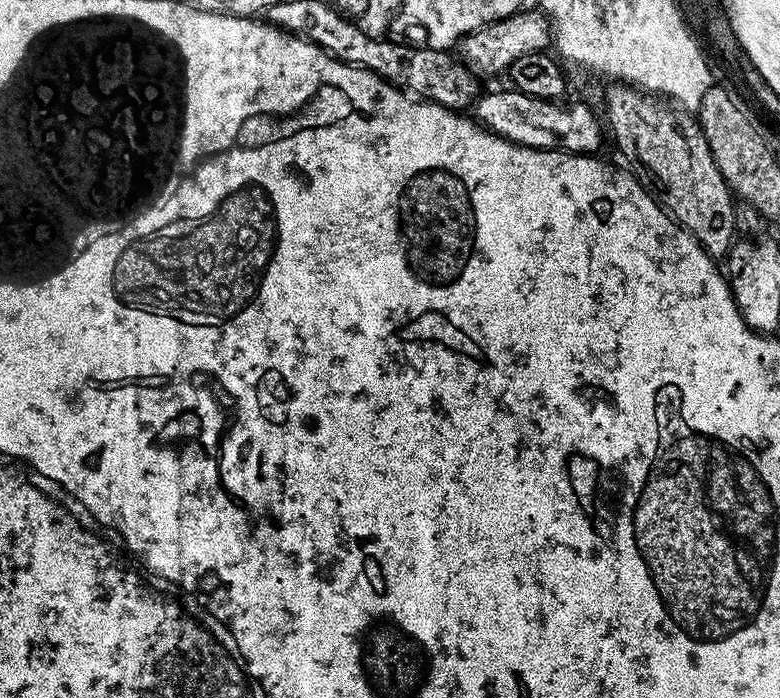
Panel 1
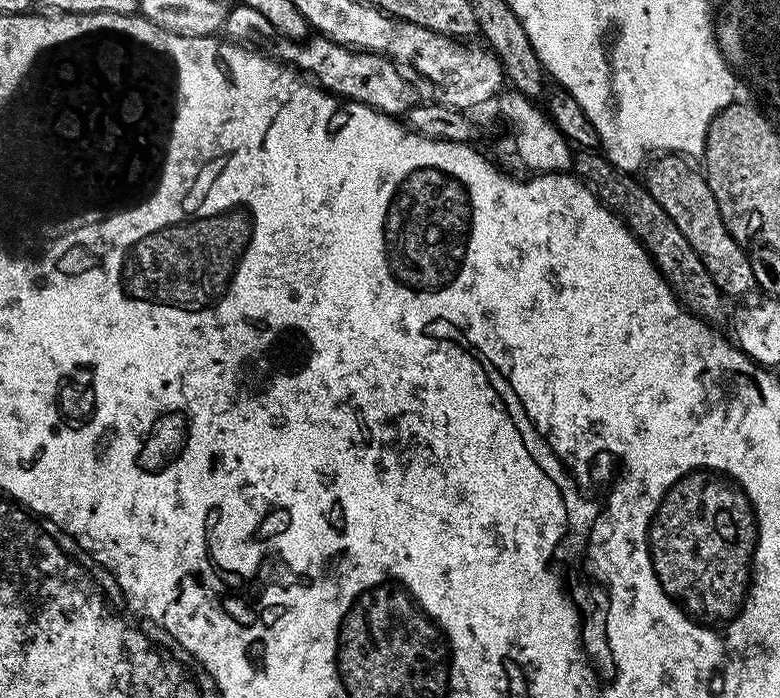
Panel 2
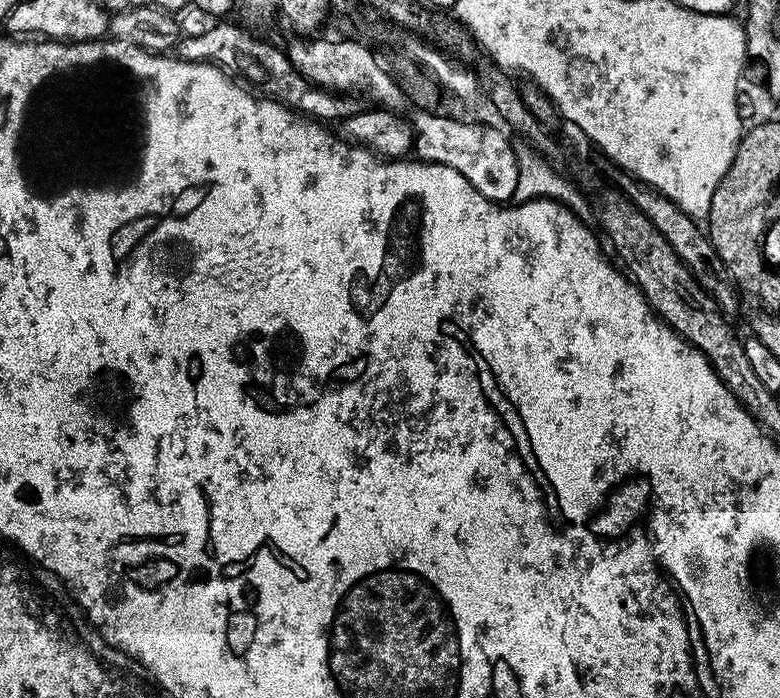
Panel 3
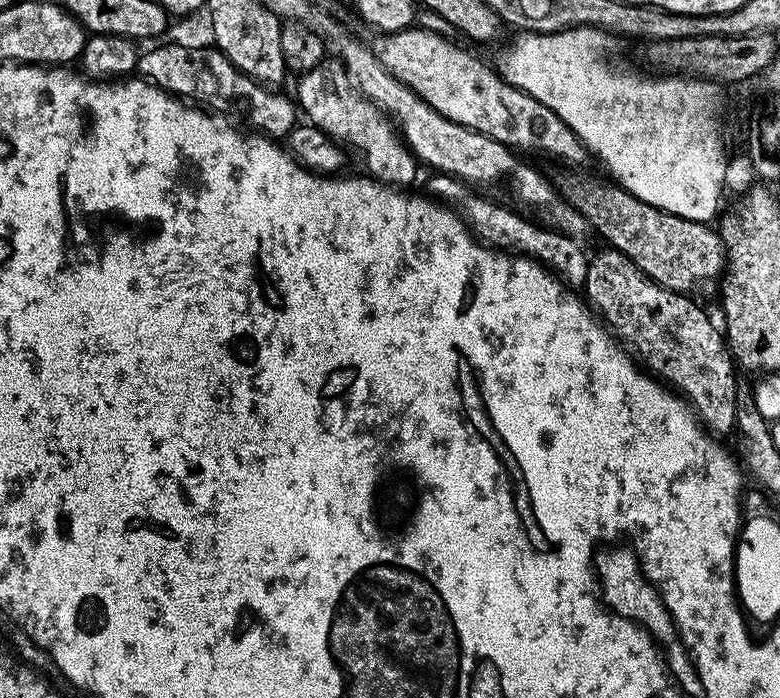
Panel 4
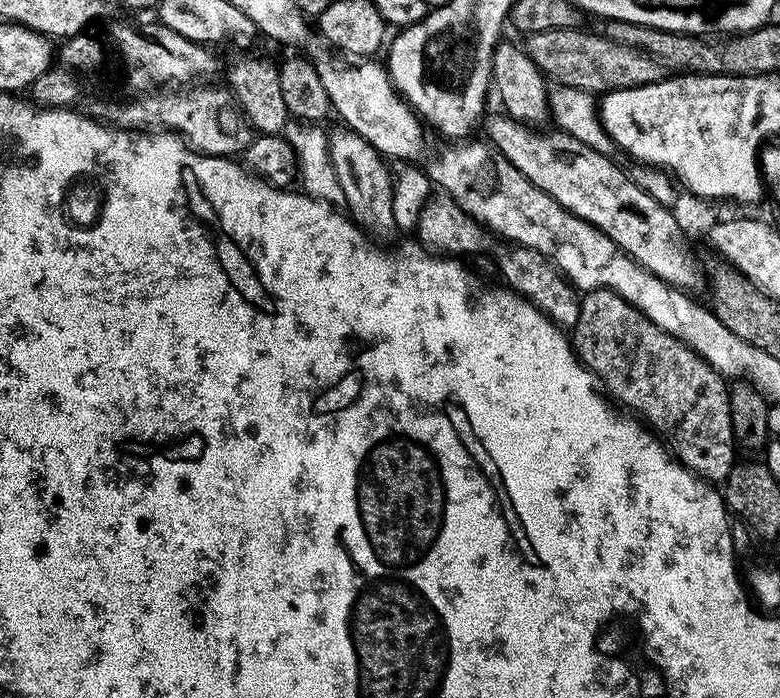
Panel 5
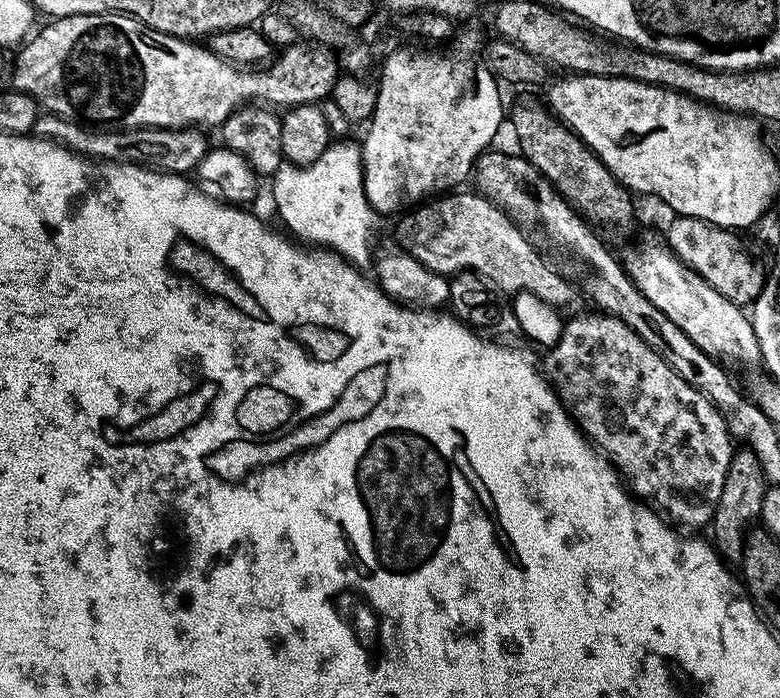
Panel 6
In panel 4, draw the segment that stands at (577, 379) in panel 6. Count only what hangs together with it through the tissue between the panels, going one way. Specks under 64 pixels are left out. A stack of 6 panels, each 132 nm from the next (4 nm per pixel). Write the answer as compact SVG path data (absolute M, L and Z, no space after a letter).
M605 247L591 257L586 270L586 280L582 287L587 303L602 317L603 323L614 333L615 339L626 346L627 351L651 375L659 378L667 387L683 396L692 406L701 425L709 433L731 433L736 426L736 382L738 368L731 352L728 351L728 341L725 333L719 327L712 325L712 320L692 301L691 295L683 292L672 292L656 284L626 254L617 248Z

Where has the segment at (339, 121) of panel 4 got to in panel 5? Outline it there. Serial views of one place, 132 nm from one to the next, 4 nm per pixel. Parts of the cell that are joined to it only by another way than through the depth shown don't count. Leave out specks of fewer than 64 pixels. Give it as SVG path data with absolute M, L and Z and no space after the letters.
M344 126L329 135L328 146L330 162L345 194L344 204L352 223L377 245L391 245L388 243L398 235L398 229L394 220L393 176L389 161L380 155L377 148L370 146L366 138Z

